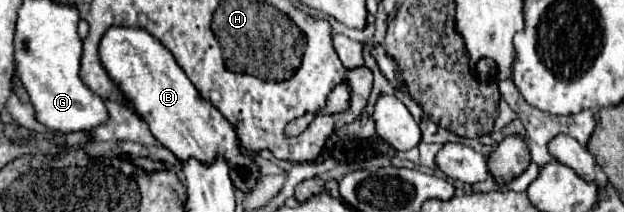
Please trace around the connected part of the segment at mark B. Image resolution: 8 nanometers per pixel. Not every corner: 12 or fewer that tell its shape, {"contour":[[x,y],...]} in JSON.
{"contour":[[113,26],[99,56],[179,160],[221,156],[237,190],[259,166],[235,126],[145,30]]}

